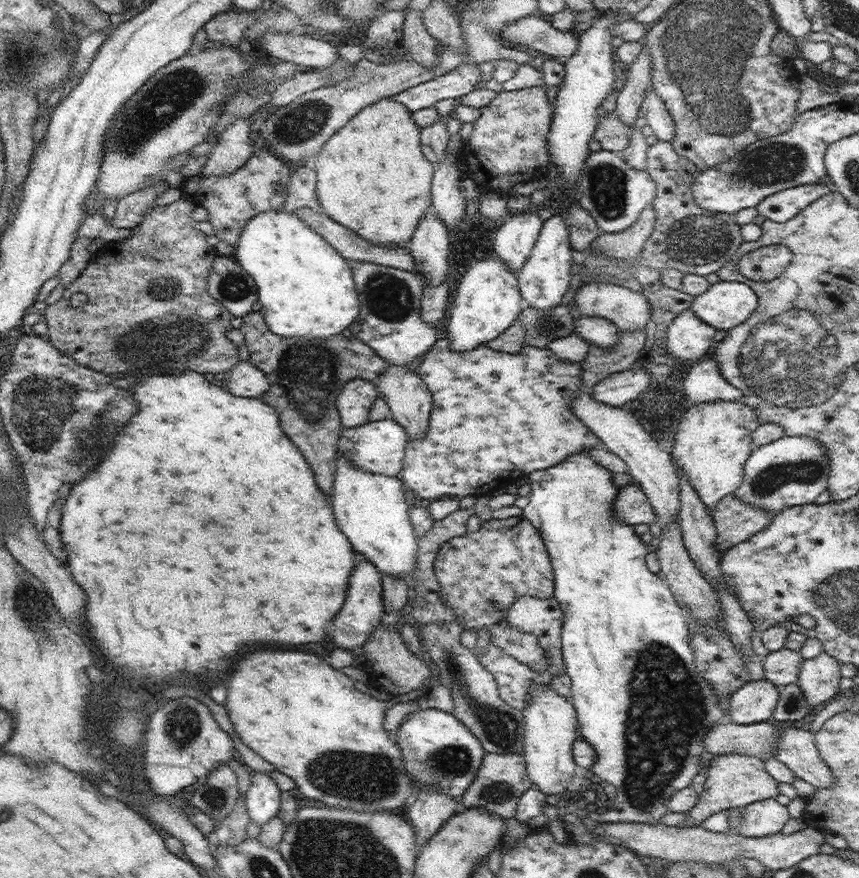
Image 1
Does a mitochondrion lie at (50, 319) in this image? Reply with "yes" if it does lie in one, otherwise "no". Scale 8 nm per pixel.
no

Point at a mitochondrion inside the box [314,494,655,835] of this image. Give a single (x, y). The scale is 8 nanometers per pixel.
(502, 728)

